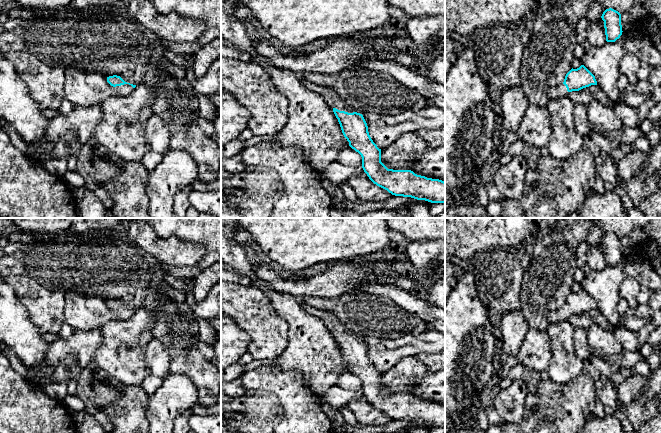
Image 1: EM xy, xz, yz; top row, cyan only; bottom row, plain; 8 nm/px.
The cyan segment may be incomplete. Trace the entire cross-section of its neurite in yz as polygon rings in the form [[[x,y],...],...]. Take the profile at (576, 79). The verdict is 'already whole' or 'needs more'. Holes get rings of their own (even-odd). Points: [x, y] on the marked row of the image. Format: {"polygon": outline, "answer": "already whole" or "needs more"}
{"polygon": [[[584,66],[577,69],[571,69],[565,76],[564,82],[553,86],[549,92],[548,100],[566,96],[568,92],[579,91],[591,85],[597,85],[595,76]]], "answer": "needs more"}

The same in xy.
{"polygon": [[[113,75],[107,77],[107,82],[116,88],[118,96],[128,96],[136,85],[125,82],[120,76]]], "answer": "needs more"}

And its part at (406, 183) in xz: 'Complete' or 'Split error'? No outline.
Split error

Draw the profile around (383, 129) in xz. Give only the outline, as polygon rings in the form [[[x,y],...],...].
[[[432,105],[419,112],[408,110],[398,115],[364,112],[368,132],[379,149],[384,149],[406,132],[445,126],[445,111]]]

